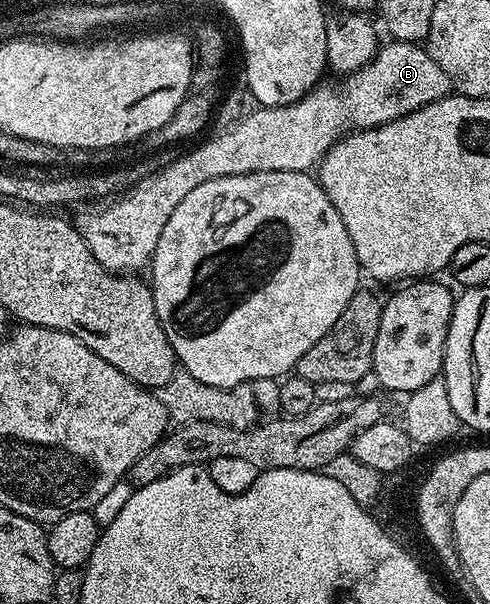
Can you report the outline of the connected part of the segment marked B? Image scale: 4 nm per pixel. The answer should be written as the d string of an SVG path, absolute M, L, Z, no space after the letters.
M389 40L386 46L384 43L375 57L361 70L338 77L336 80L338 82L322 81L312 90L308 90L299 101L286 106L254 108L249 115L232 123L228 127L230 130L207 139L202 146L185 152L174 163L162 167L153 175L146 176L116 200L102 205L98 209L102 209L98 214L91 215L79 226L81 238L87 244L91 256L95 256L95 260L103 264L103 268L112 270L115 274L129 276L134 272L141 272L137 270L143 269L144 266L146 269L152 263L155 244L159 244L159 236L163 236L163 228L167 225L167 220L171 220L171 212L175 212L175 208L179 208L179 203L183 201L183 196L199 188L199 184L207 184L207 180L215 180L219 176L235 176L251 172L312 171L337 139L345 137L350 132L369 130L372 126L382 126L391 120L399 120L411 112L422 110L437 98L446 97L451 90L447 72L443 72L443 68L439 68L439 64L431 60L429 51L424 45L396 40Z

